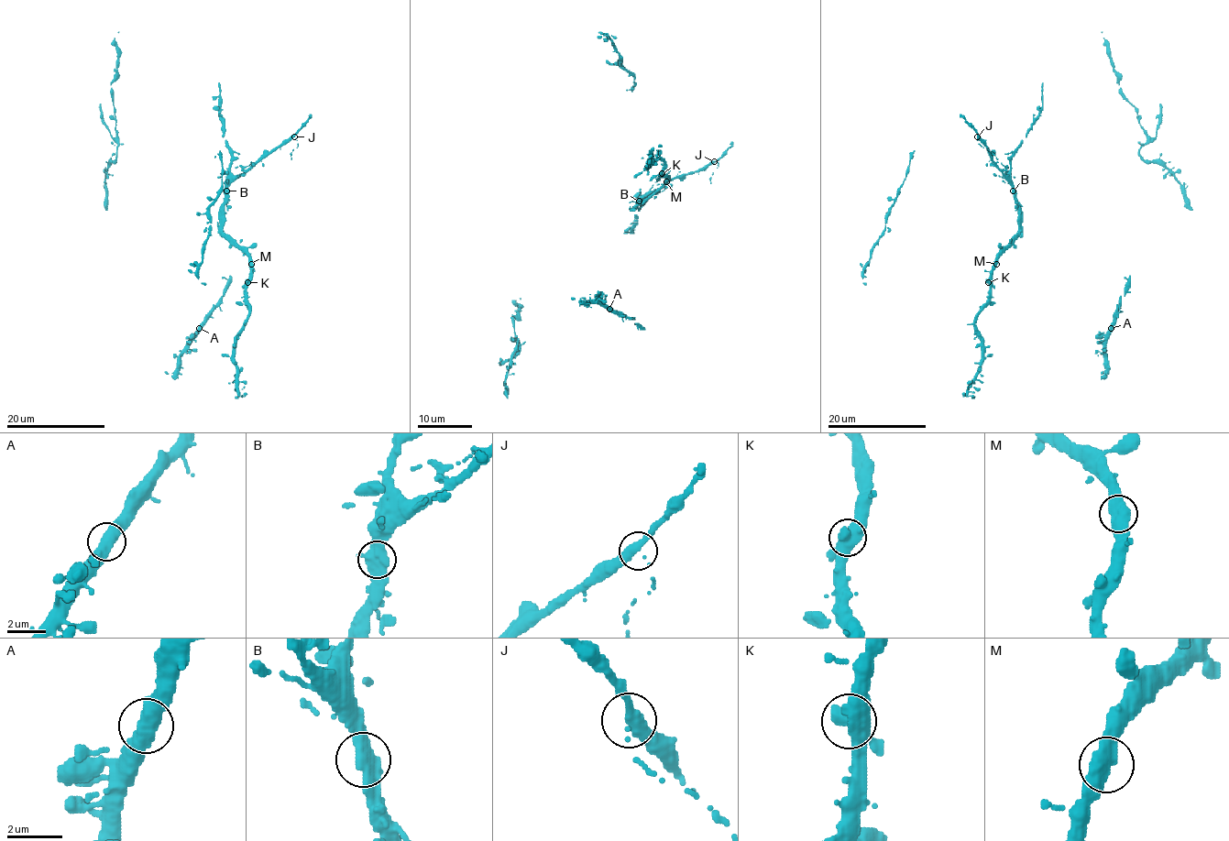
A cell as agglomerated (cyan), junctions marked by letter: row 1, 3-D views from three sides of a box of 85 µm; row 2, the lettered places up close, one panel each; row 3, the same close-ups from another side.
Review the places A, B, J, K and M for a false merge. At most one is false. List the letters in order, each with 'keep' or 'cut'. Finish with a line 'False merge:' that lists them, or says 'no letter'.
A: keep
B: keep
J: keep
K: keep
M: keep
False merge: no letter

